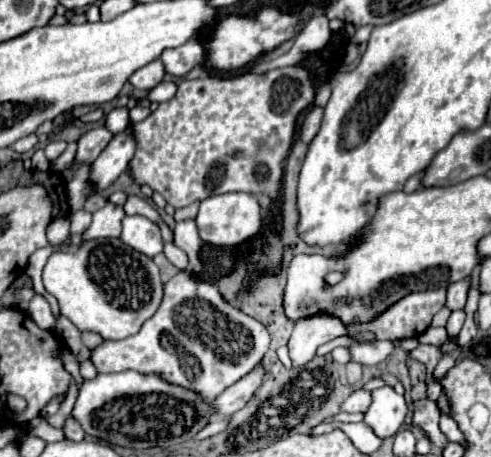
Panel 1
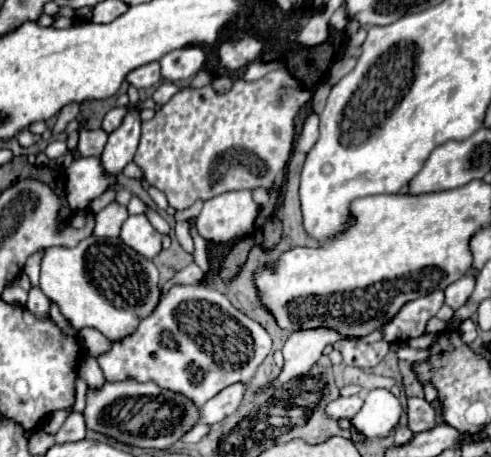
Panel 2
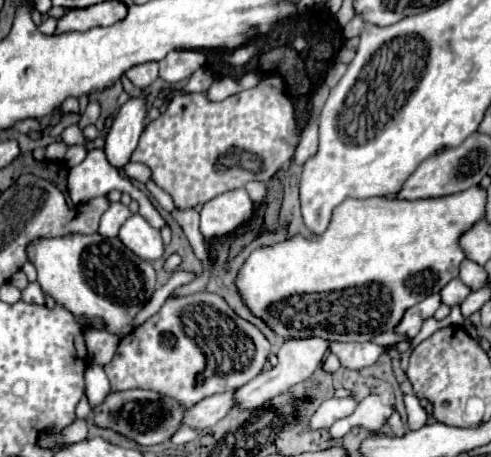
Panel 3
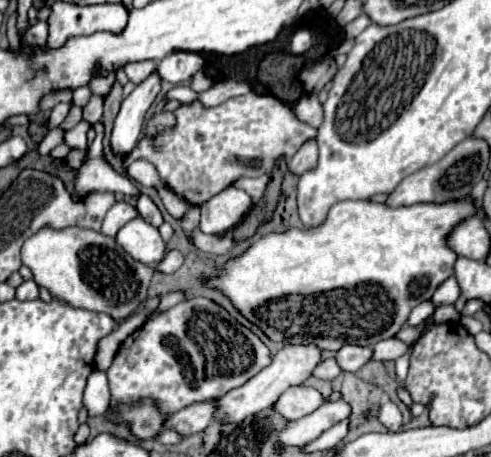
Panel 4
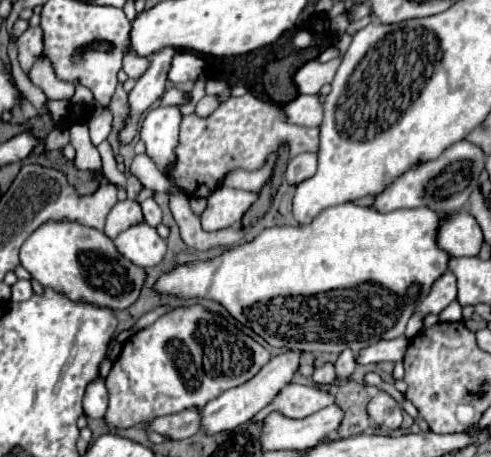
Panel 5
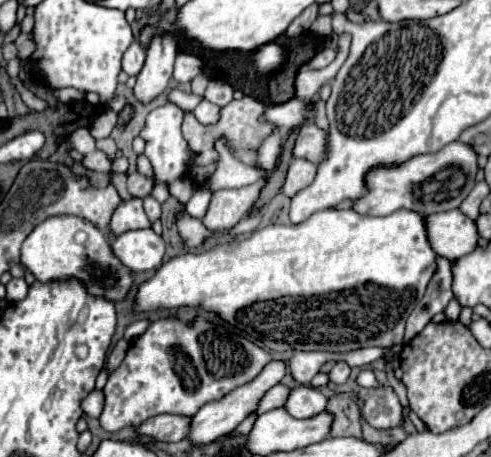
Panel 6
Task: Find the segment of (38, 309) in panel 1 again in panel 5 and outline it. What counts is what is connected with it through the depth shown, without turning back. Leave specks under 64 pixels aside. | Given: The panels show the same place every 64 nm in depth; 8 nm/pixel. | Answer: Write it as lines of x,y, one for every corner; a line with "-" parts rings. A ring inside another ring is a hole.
18,280
18,282
12,286
12,302
30,300
32,296
34,296
34,290
32,290
30,280

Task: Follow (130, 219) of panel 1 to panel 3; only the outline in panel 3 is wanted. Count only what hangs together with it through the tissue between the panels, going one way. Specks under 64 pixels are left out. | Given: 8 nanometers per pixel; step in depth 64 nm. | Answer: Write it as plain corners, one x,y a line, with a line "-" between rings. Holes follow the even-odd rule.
132,214
120,228
118,238
126,248
130,248
142,260
158,260
164,252
160,230
152,228
140,214

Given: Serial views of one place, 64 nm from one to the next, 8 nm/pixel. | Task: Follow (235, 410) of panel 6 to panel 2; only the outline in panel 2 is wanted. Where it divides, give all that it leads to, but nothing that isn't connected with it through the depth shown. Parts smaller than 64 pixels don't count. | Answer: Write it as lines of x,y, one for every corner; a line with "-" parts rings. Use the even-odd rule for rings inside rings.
310,328
292,332
282,348
286,364
282,368
282,374
272,384
280,386
292,378
308,376
312,364
322,356
326,344
334,344
338,340
346,340
346,336
340,336
340,332
332,332
332,328

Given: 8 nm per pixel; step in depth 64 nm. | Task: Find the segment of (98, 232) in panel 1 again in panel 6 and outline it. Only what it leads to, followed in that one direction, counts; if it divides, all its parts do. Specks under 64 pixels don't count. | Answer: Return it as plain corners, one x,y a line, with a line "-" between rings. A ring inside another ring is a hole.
132,198
128,202
122,202
116,212
112,214
112,220
108,224
110,232
114,236
120,236
122,232
128,232
128,230
136,230
136,228
148,228
150,222
144,214
144,208
142,208
142,200
140,198

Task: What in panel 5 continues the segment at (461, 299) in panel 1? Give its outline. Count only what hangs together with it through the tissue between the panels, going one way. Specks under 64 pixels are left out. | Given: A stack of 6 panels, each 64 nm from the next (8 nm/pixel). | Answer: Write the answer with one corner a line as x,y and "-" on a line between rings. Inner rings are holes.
446,272
442,278
438,278
432,286
432,292
426,296
426,300
422,300
414,312
414,316
408,322
406,328
406,338
410,340
422,326
422,318
426,314
440,314
452,300
456,300
456,278
452,276
452,272

